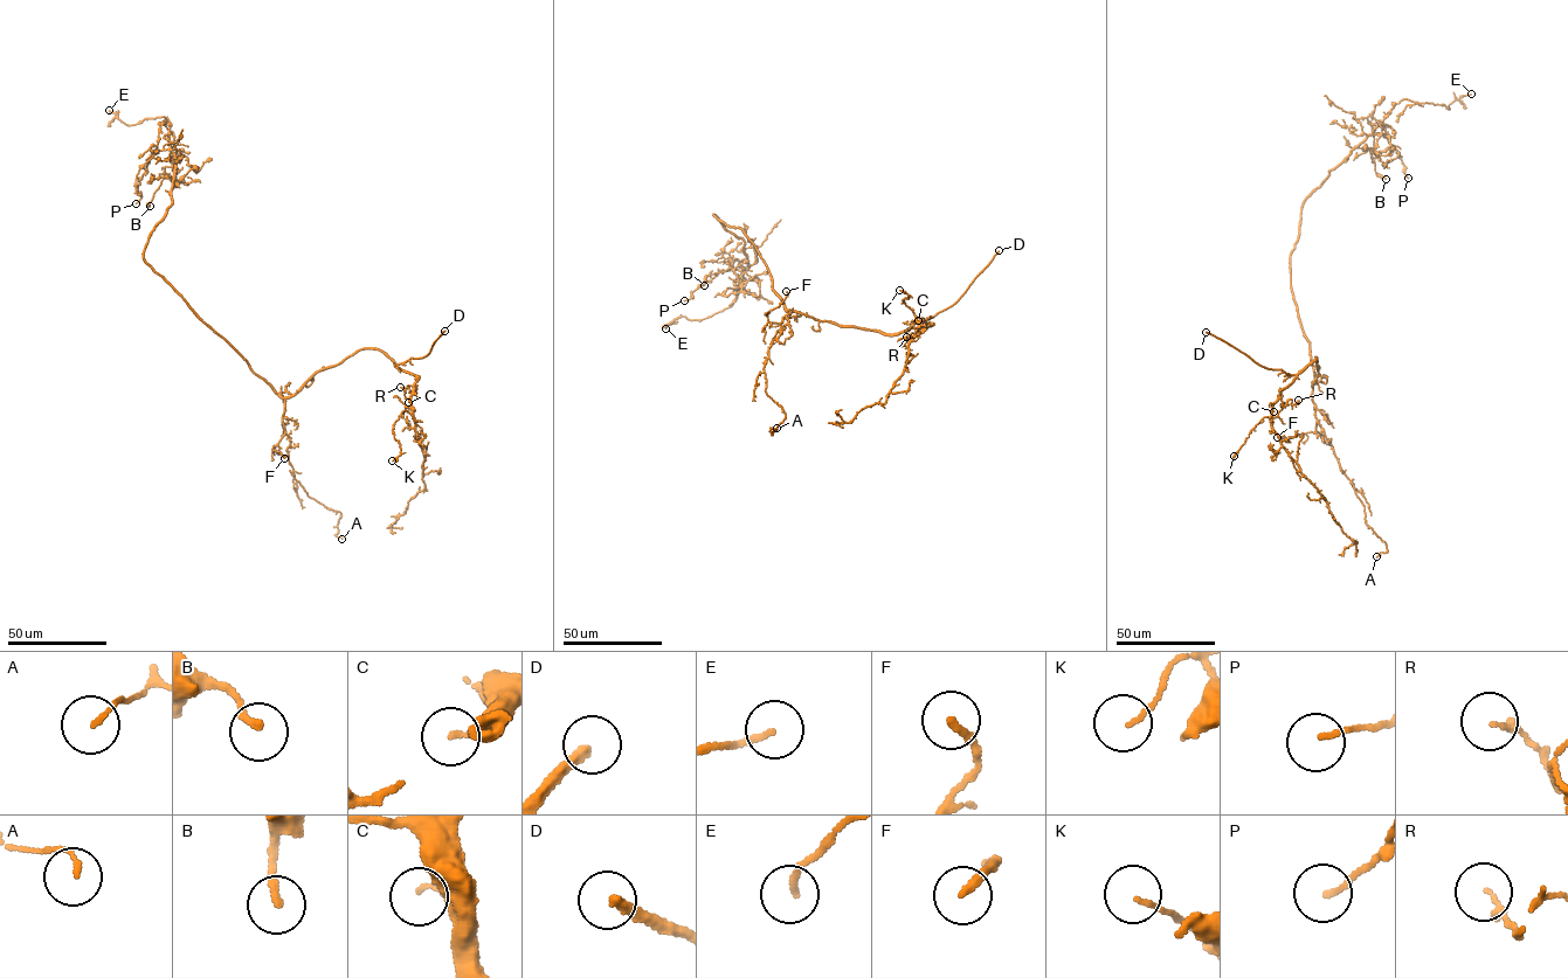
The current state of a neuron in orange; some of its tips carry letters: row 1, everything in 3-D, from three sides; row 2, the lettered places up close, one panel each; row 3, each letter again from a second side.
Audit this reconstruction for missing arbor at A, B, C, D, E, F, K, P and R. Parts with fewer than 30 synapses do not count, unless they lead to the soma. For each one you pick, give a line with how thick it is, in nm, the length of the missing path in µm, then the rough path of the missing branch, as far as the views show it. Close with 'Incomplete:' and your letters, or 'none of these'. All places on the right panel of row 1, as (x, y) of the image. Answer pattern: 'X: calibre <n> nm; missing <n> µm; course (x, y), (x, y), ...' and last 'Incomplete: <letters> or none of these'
D: calibre 260 nm; missing 45 µm; course (1206, 332), (1188, 319), (1166, 292), (1145, 281)
Incomplete: D

